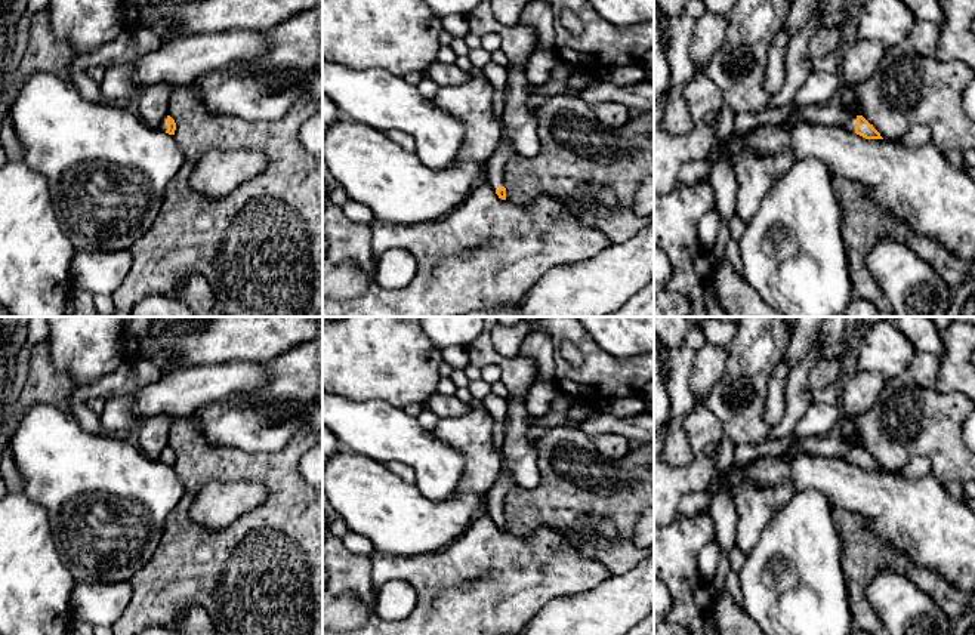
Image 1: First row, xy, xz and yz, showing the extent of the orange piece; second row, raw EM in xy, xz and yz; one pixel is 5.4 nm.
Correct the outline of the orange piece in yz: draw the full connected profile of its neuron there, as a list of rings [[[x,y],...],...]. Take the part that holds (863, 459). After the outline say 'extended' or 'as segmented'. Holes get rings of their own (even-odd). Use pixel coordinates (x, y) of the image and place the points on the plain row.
[[[830,435],[796,438],[792,443],[792,448],[805,450],[823,457],[839,457],[848,463],[855,463],[866,471],[883,471],[863,447],[849,446]]] | extended

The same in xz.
[[[502,469],[496,484],[487,494],[485,514],[496,523],[496,525],[502,531],[506,531],[505,499],[507,493],[515,487],[516,486],[513,484],[509,472]]] | extended

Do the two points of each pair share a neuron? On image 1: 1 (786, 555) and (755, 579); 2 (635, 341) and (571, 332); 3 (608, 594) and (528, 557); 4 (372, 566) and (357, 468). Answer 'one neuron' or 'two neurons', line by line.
1: one neuron
2: two neurons
3: two neurons
4: two neurons

